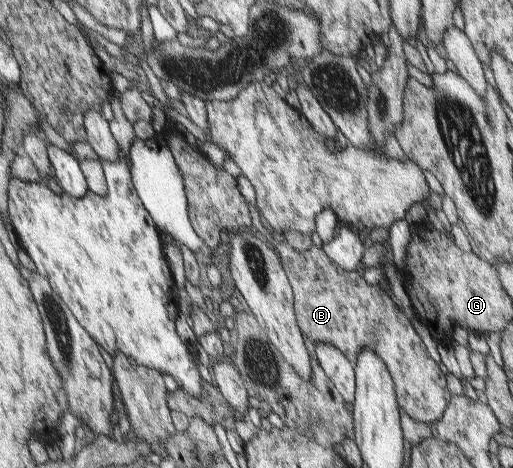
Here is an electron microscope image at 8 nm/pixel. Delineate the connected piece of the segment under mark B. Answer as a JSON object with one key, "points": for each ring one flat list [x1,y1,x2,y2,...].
{"points":[[286,241,274,243,274,251,282,264,284,274,291,286,294,298,294,318,302,335,314,343,333,344,350,361,355,361,362,350,372,348,374,353,389,366,389,372,398,390,398,401,404,411,412,420,419,423,430,424,440,420,442,412,446,410,446,404,450,400,446,384,444,384,444,374,440,372,438,364,426,354,424,344,420,342,418,334,410,326,402,310,398,309,390,299,390,294,378,288,377,284,366,284,359,269,346,272,338,268,321,248,312,245,312,248,304,252,296,252,290,248]]}

